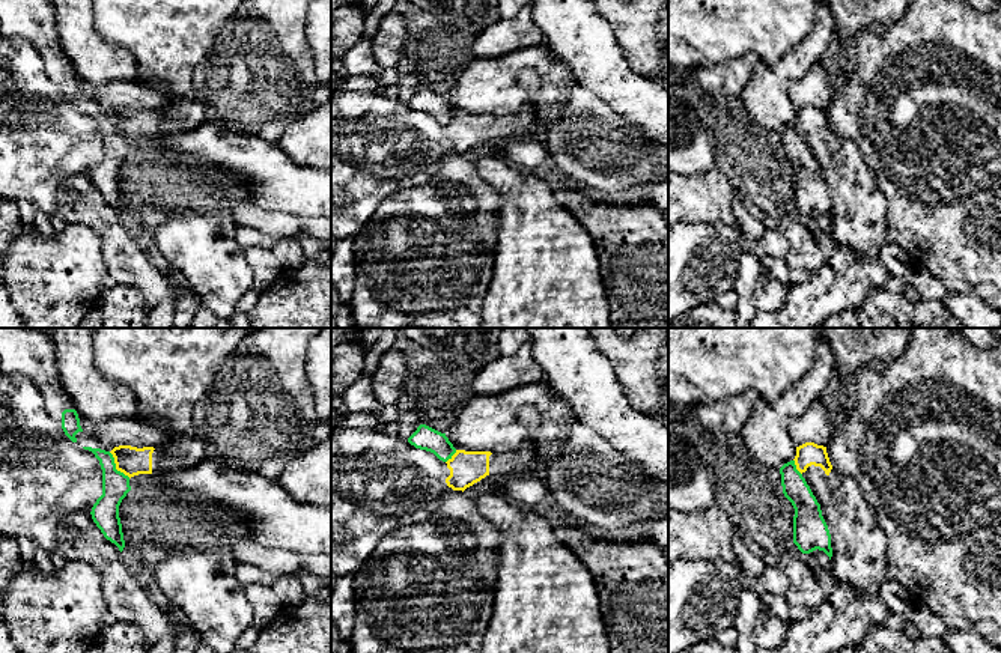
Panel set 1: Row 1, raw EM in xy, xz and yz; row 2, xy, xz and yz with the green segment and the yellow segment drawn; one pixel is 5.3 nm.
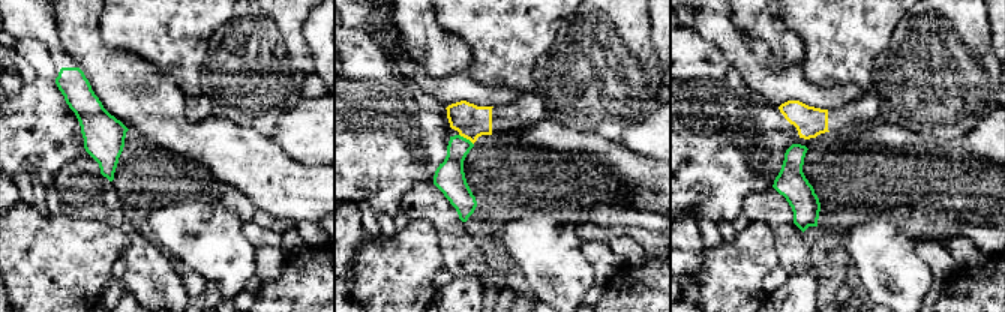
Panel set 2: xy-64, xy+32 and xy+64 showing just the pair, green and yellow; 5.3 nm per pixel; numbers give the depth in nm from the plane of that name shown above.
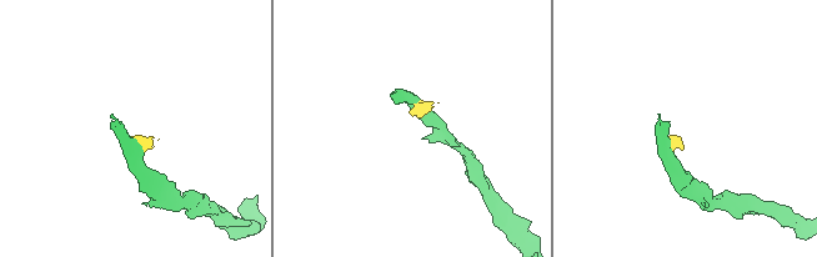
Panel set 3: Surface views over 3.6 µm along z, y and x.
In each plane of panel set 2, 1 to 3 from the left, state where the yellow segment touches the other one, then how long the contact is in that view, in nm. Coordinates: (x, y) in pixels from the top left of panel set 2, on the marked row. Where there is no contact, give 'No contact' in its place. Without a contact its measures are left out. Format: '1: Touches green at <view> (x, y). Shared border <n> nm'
1: No contact
2: Touches green at xy+32 (465, 138). Shared border 100 nm
3: No contact

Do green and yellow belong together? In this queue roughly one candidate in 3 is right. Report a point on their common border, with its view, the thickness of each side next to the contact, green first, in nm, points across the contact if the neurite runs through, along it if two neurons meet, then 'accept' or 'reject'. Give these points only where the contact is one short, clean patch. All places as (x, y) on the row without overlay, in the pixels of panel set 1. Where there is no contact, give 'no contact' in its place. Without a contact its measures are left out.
contact xy (115, 130); calibres 140 and 160 nm; border xy (109, 115), (115, 130), (130, 140); reject

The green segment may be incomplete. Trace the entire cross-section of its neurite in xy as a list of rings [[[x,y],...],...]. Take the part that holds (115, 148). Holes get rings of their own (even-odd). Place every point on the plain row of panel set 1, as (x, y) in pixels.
[[[0,0],[0,35],[23,36],[30,41],[39,50],[50,80],[65,98],[99,123],[102,158],[93,167],[90,178],[104,200],[122,215],[125,203],[119,169],[131,153],[129,140],[116,132],[110,114],[101,113],[98,104],[83,95],[78,77],[60,48],[51,0]]]

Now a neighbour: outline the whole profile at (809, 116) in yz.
[[[805,105],[796,110],[793,123],[828,188],[834,242],[858,259],[879,259],[881,250],[888,244],[885,196],[860,147],[832,131],[823,108]]]

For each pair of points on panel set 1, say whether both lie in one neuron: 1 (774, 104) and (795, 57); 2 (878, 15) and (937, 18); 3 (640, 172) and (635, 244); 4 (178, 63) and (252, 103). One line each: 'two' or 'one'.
1: one
2: two
3: two
4: two

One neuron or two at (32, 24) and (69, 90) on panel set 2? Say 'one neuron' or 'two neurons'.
one neuron

